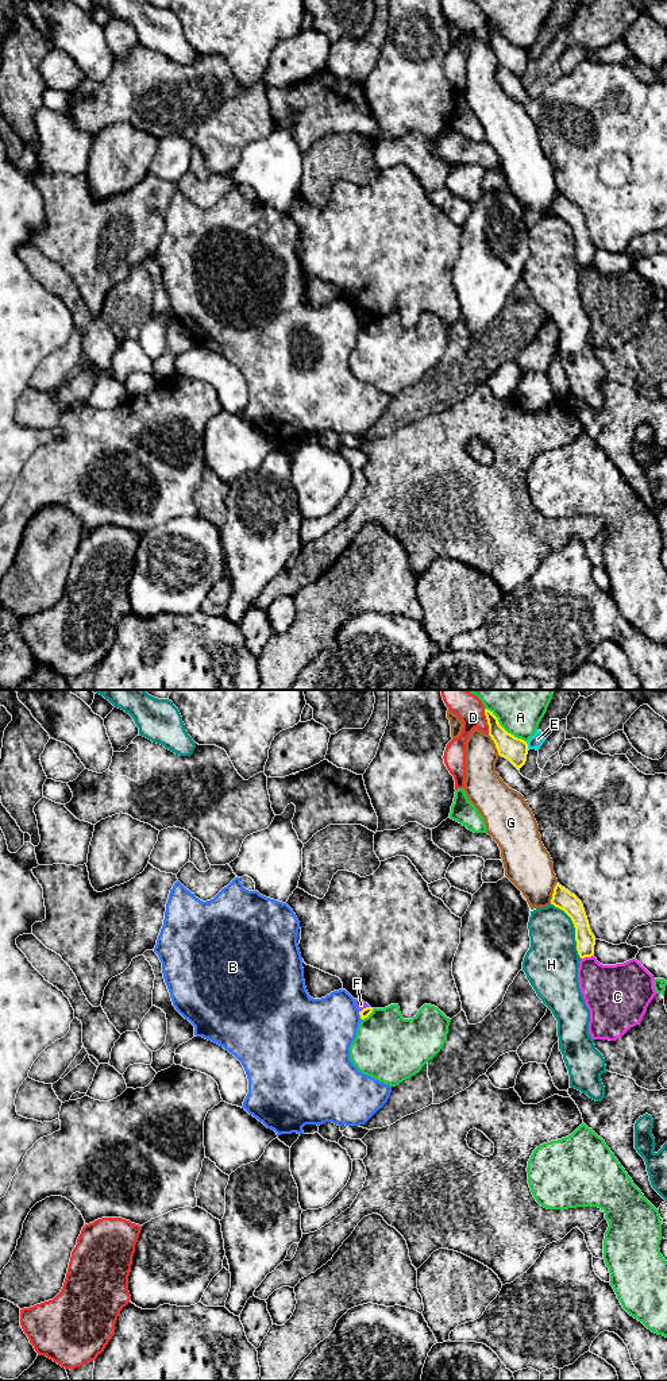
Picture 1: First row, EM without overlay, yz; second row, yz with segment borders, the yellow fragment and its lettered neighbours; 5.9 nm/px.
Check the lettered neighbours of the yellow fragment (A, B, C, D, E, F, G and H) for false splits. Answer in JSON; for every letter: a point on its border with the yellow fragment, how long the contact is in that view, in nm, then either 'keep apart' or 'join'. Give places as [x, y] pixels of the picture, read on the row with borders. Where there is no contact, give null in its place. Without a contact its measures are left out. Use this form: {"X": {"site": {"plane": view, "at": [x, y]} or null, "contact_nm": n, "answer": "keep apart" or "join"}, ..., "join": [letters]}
{"A": {"site": {"plane": "yz", "at": [502, 728]}, "contact_nm": 320, "answer": "keep apart"}, "B": {"site": {"plane": "yz", "at": [359, 1014]}, "contact_nm": 60, "answer": "keep apart"}, "C": {"site": {"plane": "yz", "at": [586, 956]}, "contact_nm": 80, "answer": "keep apart"}, "D": {"site": {"plane": "yz", "at": [488, 721]}, "contact_nm": 160, "answer": "keep apart"}, "E": {"site": {"plane": "yz", "at": [527, 745]}, "contact_nm": 60, "answer": "keep apart"}, "F": {"site": {"plane": "yz", "at": [363, 1009]}, "contact_nm": 70, "answer": "keep apart"}, "G": {"site": {"plane": "yz", "at": [554, 892]}, "contact_nm": 140, "answer": "keep apart"}, "H": {"site": {"plane": "yz", "at": [575, 929]}, "contact_nm": 380, "answer": "keep apart"}, "join": []}

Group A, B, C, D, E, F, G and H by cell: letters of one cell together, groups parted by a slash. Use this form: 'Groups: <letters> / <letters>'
Groups: A / B / C / D / E F / G / H

